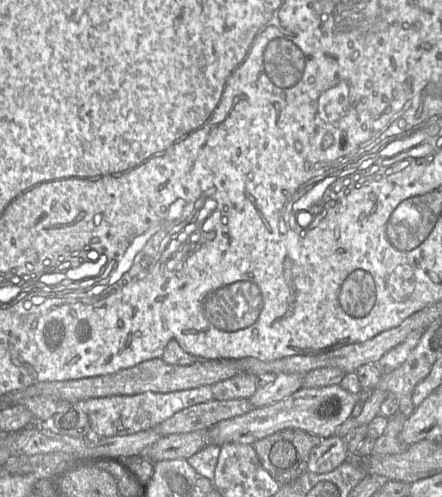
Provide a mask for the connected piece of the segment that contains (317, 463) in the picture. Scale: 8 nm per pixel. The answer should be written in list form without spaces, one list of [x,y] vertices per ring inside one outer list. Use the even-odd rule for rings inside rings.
[[[333,435],[322,439],[320,444],[311,450],[307,471],[323,474],[328,473],[348,460],[345,439]]]

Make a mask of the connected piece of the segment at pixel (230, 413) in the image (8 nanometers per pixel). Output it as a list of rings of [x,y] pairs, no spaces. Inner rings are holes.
[[[249,399],[211,400],[176,412],[153,429],[161,436],[207,430],[223,420],[248,413],[253,408]]]

